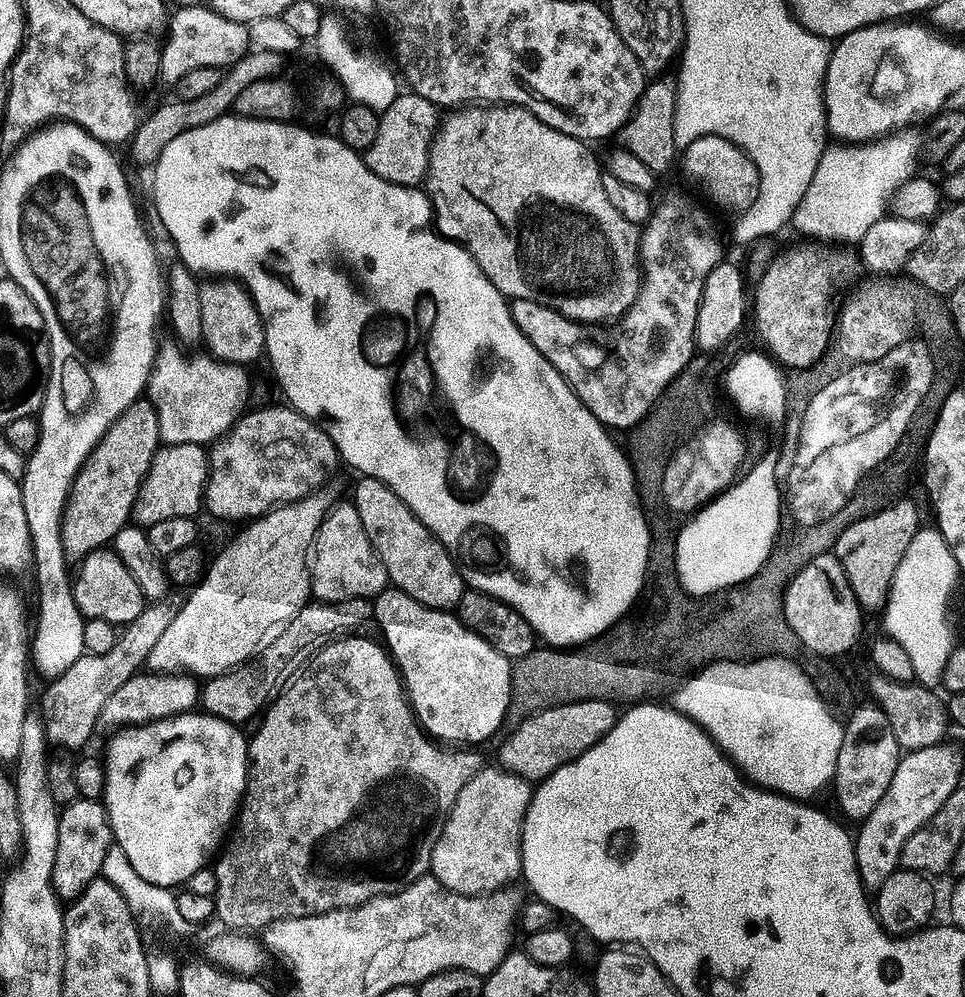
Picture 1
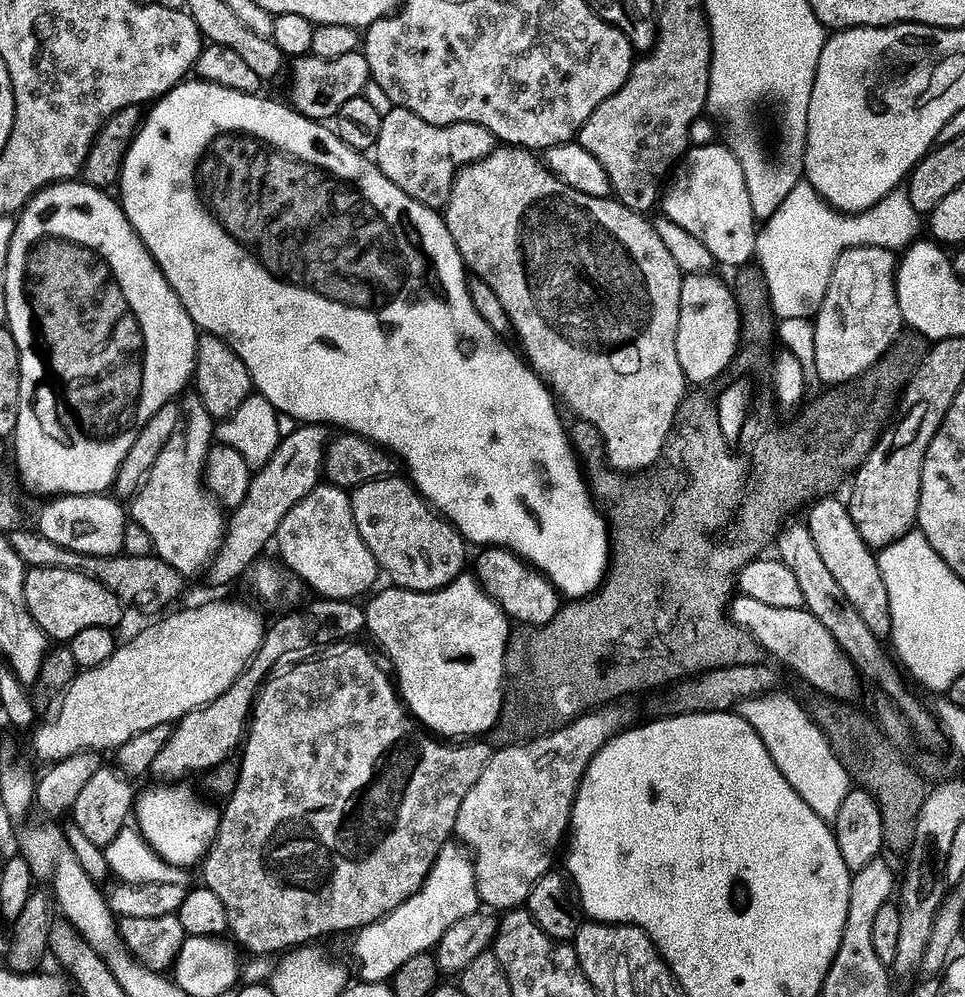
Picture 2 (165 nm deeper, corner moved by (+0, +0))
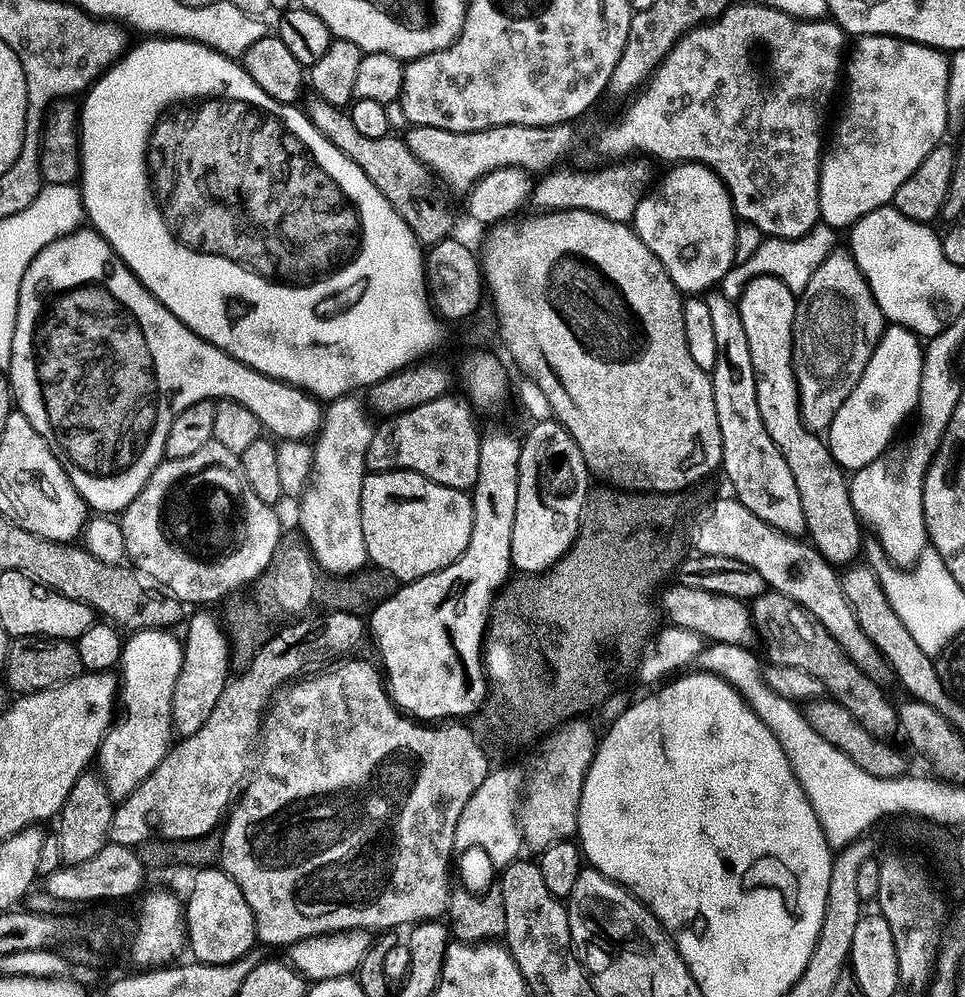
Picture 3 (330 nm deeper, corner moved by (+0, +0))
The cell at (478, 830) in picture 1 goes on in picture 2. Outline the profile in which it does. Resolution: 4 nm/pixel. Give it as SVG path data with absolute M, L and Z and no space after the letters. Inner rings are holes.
M593 710L561 727L559 732L552 732L540 740L531 740L529 744L517 744L514 748L499 749L493 755L491 767L500 768L495 772L491 767L482 770L482 778L466 794L462 810L458 810L455 839L471 855L475 864L477 892L481 905L489 909L516 910L527 905L539 880L551 873L552 855L565 843L572 827L572 807L586 770L592 765L593 758L604 749L608 741L621 731L620 716L616 710ZM503 784L516 784L516 796L503 796Z

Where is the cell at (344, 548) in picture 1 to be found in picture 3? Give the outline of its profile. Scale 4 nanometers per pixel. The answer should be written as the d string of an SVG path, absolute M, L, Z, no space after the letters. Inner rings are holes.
M356 394L341 396L331 401L325 409L324 425L313 447L315 466L312 483L300 502L302 503L300 526L307 540L305 543L315 563L333 577L353 577L356 573L364 572L370 564L366 537L362 528L362 492L365 477L369 475L368 451L374 442L378 428L377 425L372 425L373 417L365 401L363 404L360 398Z

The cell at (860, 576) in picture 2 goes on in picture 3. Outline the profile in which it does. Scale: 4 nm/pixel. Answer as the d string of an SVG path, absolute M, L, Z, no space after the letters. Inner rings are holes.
M759 276L745 287L738 305L743 325L746 326L747 341L750 342L750 353L754 362L754 373L757 379L758 407L762 412L762 421L770 432L770 437L777 443L778 450L786 458L790 471L801 494L802 507L805 511L807 539L833 566L852 566L860 556L860 547L864 544L864 536L860 533L862 521L854 510L852 489L849 477L840 463L832 457L832 450L817 433L811 432L804 425L804 415L800 409L800 387L794 366L794 322L796 321L796 305L798 296L793 293L785 282L776 276Z

